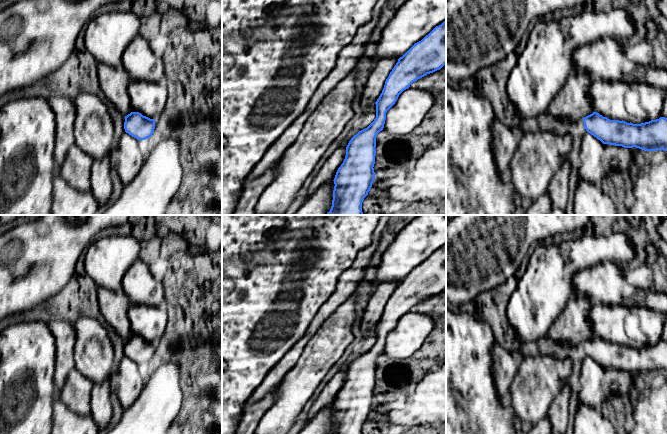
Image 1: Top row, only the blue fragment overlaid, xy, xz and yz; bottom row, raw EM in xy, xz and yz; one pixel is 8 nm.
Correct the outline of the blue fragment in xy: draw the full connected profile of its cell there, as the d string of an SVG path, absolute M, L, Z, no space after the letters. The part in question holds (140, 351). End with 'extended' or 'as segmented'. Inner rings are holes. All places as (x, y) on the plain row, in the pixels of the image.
M131 336L125 340L125 356L137 364L150 362L155 353L155 343L143 340L139 336Z; as segmented

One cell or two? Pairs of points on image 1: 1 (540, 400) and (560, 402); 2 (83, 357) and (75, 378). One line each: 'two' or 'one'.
1: two
2: two

